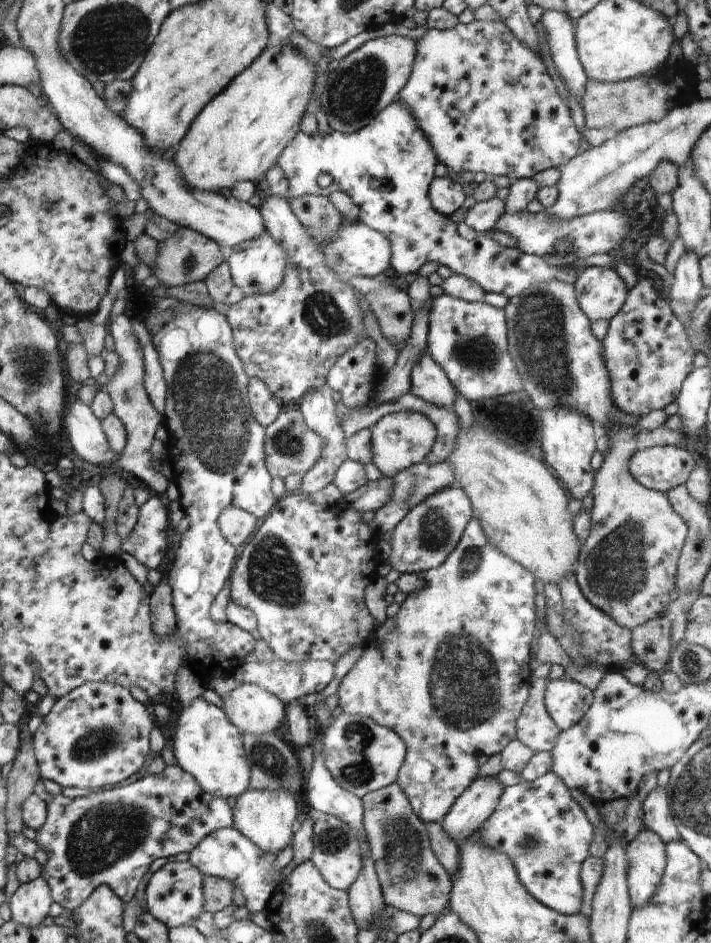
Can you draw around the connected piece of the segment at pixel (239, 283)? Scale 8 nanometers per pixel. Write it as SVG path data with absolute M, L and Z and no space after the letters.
M262 232L256 238L234 246L226 260L233 286L240 288L245 297L254 296L254 294L270 294L278 290L284 282L284 270L286 270L288 258L290 258L288 250L280 242L276 242L268 232Z

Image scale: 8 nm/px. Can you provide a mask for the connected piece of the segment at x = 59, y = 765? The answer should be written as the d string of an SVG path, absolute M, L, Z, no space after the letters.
M102 681L85 682L59 698L33 734L32 746L37 758L41 779L48 778L62 786L97 790L114 786L136 774L150 753L150 732L156 724L150 712L132 698L120 685Z

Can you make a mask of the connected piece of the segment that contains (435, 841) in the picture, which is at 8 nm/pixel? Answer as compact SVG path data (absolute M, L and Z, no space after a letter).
M440 821L426 824L426 832L428 832L432 852L442 864L444 870L451 877L456 876L456 868L460 866L460 850L458 850L457 843L448 838L448 834L444 832Z

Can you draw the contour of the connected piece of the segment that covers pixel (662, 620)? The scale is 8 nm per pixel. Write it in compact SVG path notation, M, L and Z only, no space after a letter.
M666 616L648 620L632 629L634 659L649 672L662 674L669 664L673 645L670 643L672 624Z

